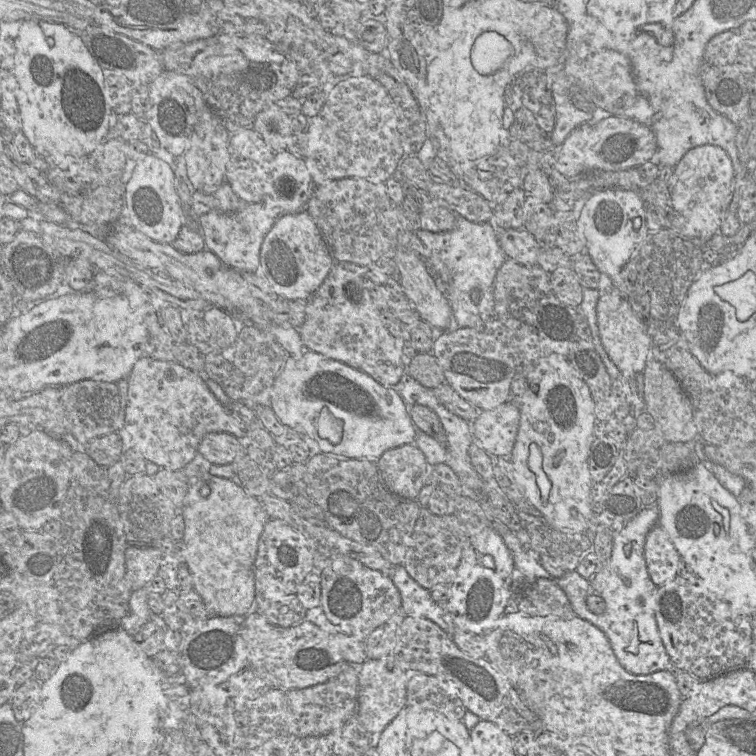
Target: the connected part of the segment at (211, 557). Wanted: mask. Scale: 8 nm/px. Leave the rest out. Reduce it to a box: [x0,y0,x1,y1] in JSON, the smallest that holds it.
[181,477,270,616]

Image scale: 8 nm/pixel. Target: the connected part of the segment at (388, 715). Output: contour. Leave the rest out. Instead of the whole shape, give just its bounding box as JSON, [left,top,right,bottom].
[357,655,410,735]

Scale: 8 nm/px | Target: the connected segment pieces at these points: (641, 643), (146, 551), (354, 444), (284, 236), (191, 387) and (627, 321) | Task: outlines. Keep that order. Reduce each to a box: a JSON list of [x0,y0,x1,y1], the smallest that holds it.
[[582,506,670,675],[125,544,163,591],[270,348,417,459],[260,211,334,302],[124,355,248,471],[596,290,652,372]]

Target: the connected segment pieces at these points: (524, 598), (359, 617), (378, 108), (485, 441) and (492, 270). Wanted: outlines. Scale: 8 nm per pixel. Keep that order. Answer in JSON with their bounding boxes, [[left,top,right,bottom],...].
[[515,578,573,617],[321,555,401,639],[304,76,428,189],[472,402,520,457],[414,216,506,327]]

